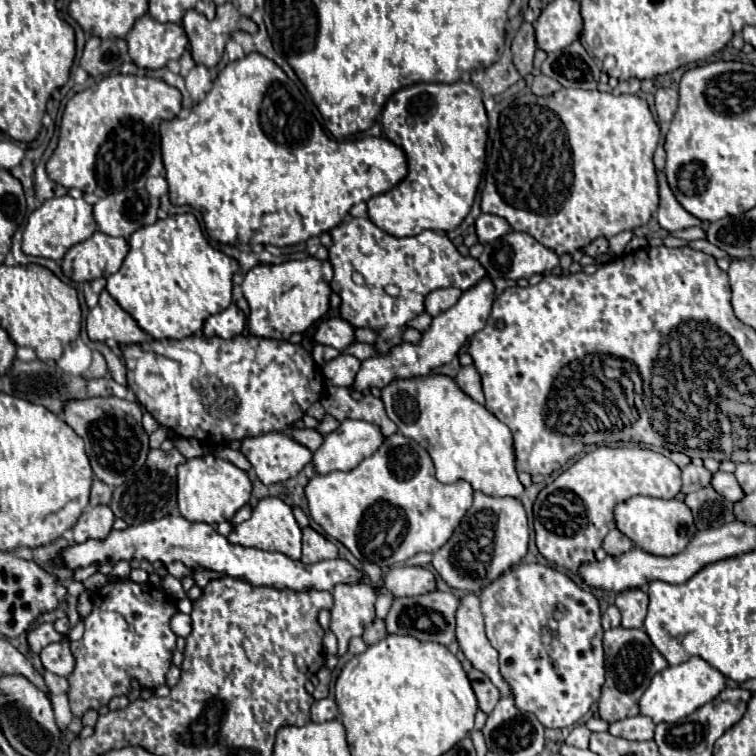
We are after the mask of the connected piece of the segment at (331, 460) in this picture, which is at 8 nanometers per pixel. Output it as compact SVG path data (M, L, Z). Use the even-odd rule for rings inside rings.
M343 421L339 429L329 433L323 445L313 453L313 465L317 473L349 471L361 459L373 455L385 441L381 429L367 421Z

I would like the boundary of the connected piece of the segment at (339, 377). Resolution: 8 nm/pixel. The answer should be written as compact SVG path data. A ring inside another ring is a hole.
M341 353L339 357L327 361L327 363L321 367L321 373L323 373L323 377L325 377L325 383L337 385L337 387L350 387L360 366L360 363L353 362L353 359L357 359L357 357Z

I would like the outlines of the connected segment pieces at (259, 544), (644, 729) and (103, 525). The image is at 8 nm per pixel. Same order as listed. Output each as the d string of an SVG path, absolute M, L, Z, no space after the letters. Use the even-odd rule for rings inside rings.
M279 497L261 499L253 509L251 519L233 527L233 531L227 539L233 545L241 545L241 547L255 547L255 549L263 549L263 551L279 551L279 553L287 555L289 559L295 559L295 561L301 557L301 529L297 525L295 517L293 517L293 509L285 501L281 501Z
M635 715L635 717L627 717L621 721L615 721L609 725L609 733L629 739L629 741L647 741L653 739L653 731L655 731L655 723L653 719L645 717L645 715Z
M97 505L97 507L89 507L81 513L77 525L73 527L73 535L75 541L81 543L81 539L101 539L111 531L111 525L115 521L115 515L111 511L109 505Z

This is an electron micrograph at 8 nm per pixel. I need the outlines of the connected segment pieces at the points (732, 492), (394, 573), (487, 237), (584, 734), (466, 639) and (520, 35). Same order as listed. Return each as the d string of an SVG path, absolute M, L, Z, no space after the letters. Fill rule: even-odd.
M723 471L713 473L711 487L719 495L723 495L727 501L731 501L731 503L737 501L737 499L741 499L741 495L743 495L743 491L741 491L741 487L739 487L739 483L737 483L737 479L735 479L733 473L723 473Z
M401 565L393 567L385 575L385 587L395 597L413 597L435 591L435 575L425 567Z
M479 215L475 221L475 231L479 237L479 243L489 243L499 237L503 237L509 231L509 223L497 215Z
M577 725L577 727L573 727L573 731L565 739L565 743L573 745L573 747L579 747L579 749L587 749L589 747L589 737L591 737L591 731L585 725Z
M475 595L461 597L455 619L457 619L455 635L461 645L463 655L473 663L475 669L485 673L493 681L495 687L499 687L501 695L509 695L509 687L505 687L505 681L499 675L497 651L491 647L485 635L479 599Z
M523 23L511 43L513 51L513 63L521 75L529 75L533 71L533 53L535 53L535 35L531 29L531 23Z

